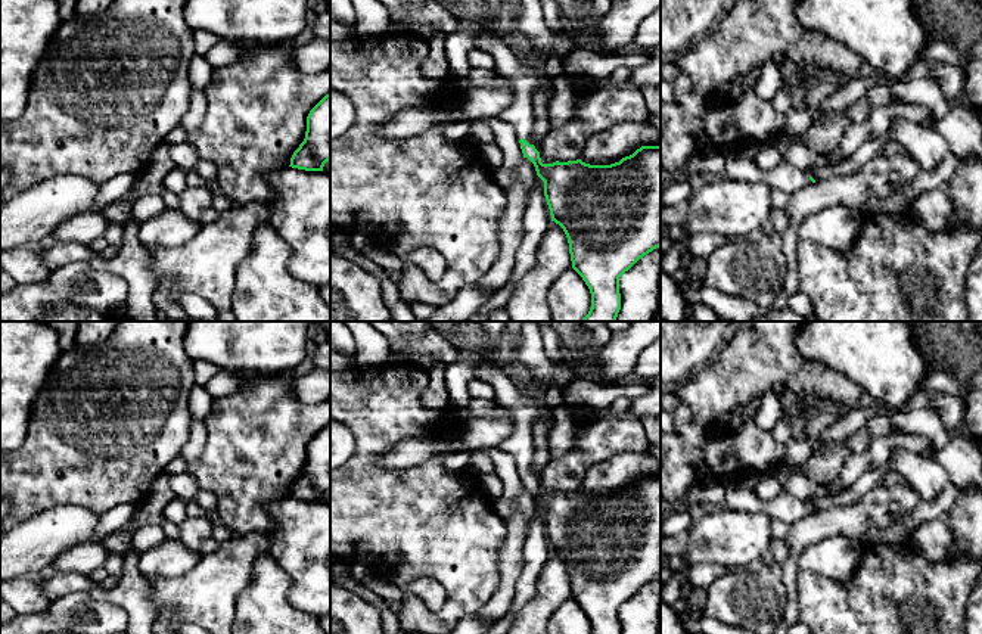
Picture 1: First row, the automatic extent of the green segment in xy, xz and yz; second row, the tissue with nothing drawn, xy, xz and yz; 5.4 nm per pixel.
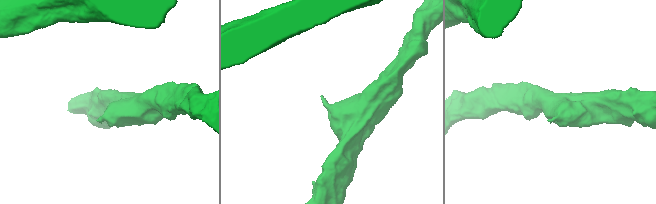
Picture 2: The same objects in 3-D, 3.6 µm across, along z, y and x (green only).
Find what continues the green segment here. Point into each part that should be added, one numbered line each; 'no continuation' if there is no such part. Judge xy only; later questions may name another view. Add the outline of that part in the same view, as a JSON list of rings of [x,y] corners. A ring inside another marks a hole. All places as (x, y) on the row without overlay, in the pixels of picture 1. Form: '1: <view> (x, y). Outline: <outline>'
no continuation

